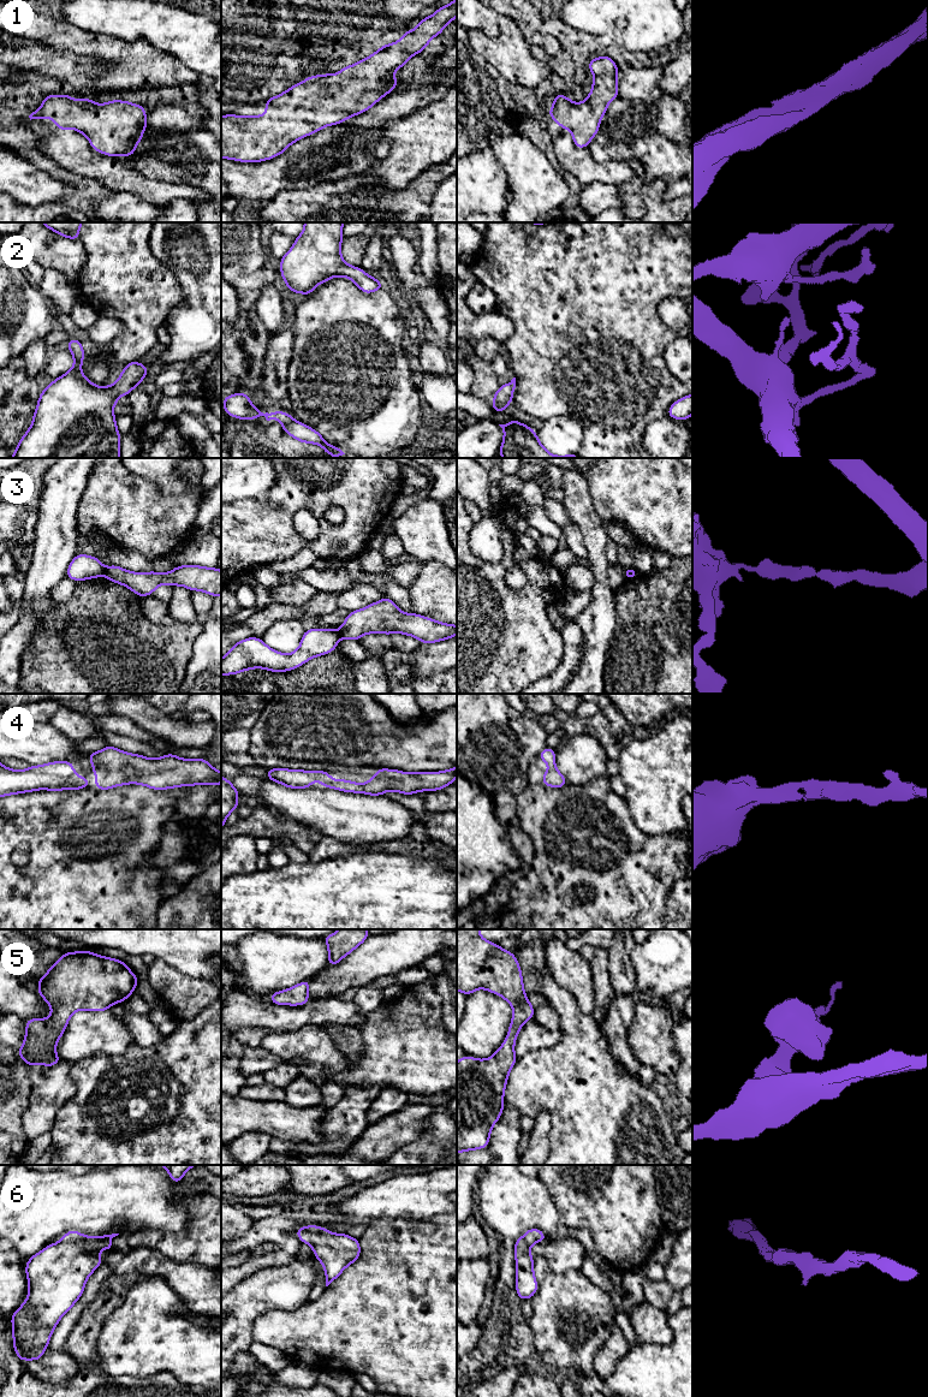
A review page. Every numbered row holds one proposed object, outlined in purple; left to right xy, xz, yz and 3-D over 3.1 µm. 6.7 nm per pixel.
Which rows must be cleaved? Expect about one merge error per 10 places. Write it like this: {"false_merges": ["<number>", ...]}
{"false_merges": ["3"]}

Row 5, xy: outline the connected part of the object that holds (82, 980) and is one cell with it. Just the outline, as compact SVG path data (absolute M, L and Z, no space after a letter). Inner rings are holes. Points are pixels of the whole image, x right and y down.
M90 950L63 953L46 975L37 979L37 983L37 993L49 1004L52 1016L25 1021L26 1034L23 1047L16 1051L29 1068L34 1064L53 1066L60 1062L61 1058L55 1053L56 1042L73 1012L107 1011L114 1003L121 1004L133 994L135 987L139 985L124 961L95 955Z

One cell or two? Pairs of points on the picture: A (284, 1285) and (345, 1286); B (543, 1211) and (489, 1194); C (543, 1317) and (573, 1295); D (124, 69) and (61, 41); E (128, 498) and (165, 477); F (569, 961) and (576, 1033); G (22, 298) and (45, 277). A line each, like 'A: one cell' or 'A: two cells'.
A: two cells
B: one cell
C: one cell
D: one cell
E: two cells
F: two cells
G: two cells

